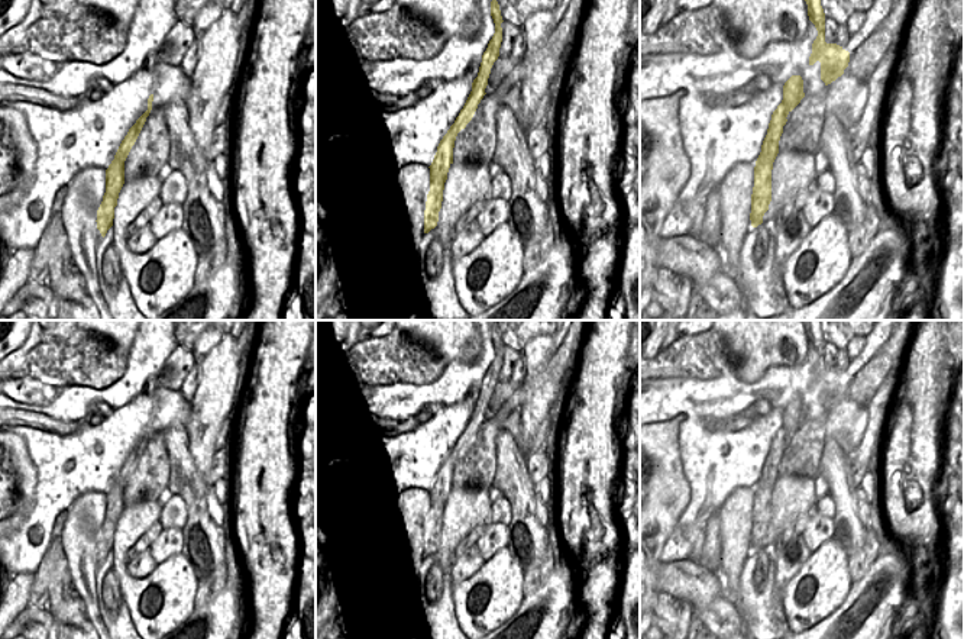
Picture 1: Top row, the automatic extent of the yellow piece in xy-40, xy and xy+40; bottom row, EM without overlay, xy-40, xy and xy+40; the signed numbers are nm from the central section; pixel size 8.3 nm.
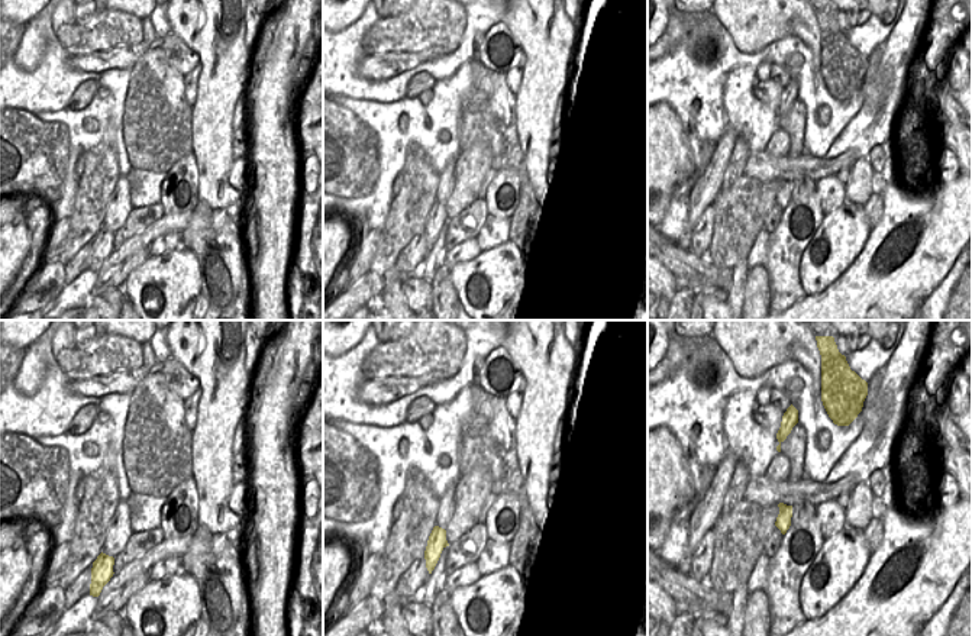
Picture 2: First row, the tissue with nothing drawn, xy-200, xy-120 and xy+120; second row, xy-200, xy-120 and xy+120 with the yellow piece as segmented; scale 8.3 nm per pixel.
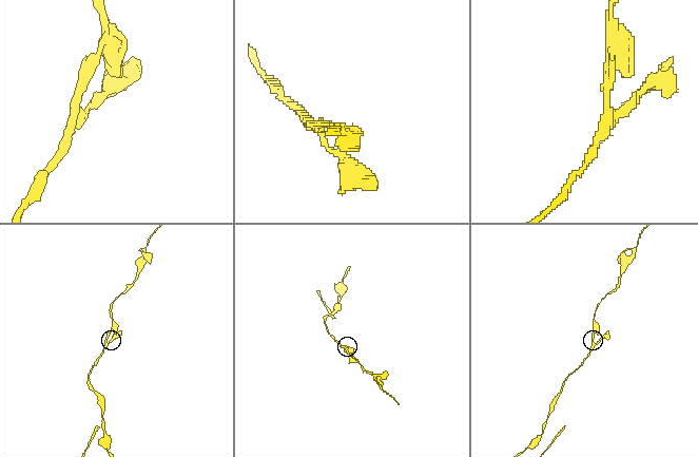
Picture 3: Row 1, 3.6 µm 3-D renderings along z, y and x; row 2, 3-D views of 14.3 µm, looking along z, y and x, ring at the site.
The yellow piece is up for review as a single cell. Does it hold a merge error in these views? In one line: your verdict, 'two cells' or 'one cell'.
two cells

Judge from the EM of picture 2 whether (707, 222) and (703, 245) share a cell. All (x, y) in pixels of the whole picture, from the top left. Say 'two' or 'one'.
one

